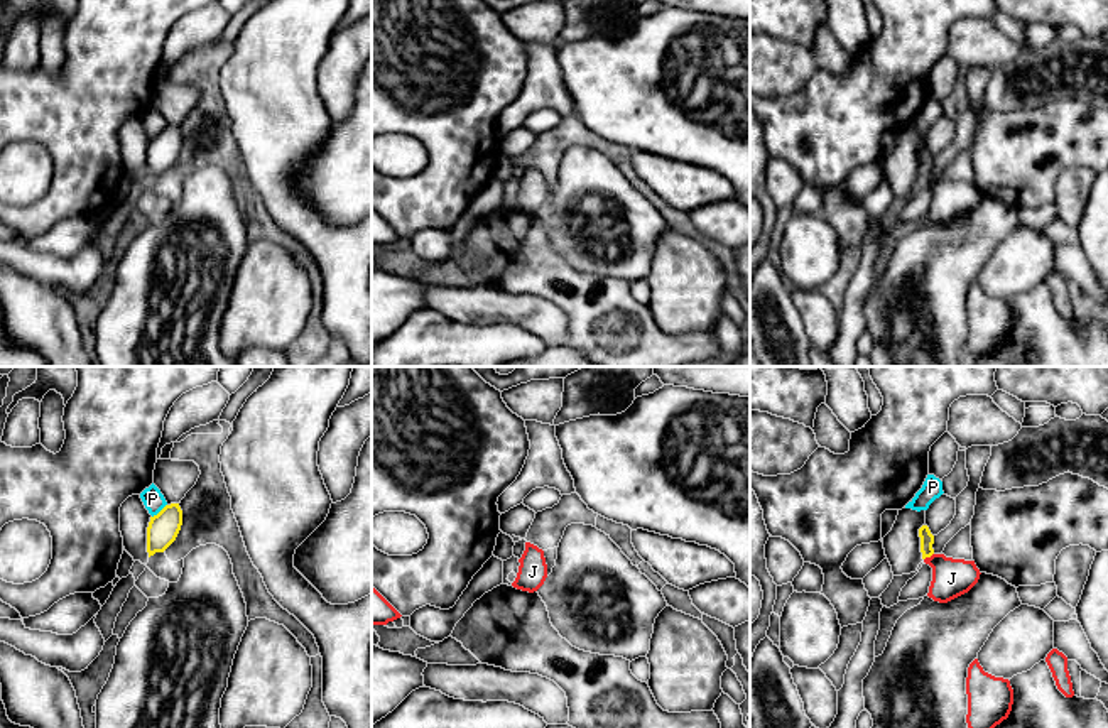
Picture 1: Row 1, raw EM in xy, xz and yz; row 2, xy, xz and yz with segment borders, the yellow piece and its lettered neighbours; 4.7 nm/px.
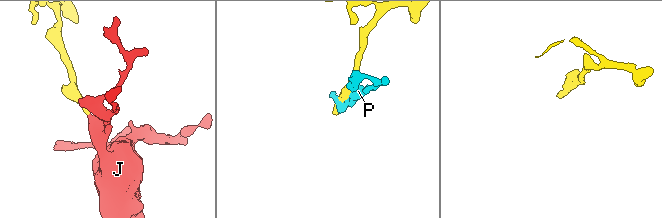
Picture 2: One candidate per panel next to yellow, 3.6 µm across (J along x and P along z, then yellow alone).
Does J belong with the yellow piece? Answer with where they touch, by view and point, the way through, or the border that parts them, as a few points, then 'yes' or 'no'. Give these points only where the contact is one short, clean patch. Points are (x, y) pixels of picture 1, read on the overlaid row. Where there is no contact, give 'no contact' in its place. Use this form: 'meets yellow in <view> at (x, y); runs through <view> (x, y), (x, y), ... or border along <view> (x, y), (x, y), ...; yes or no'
meets yellow in yz at (928, 556); runs through yz (926, 537), (928, 556), (951, 578); yes

